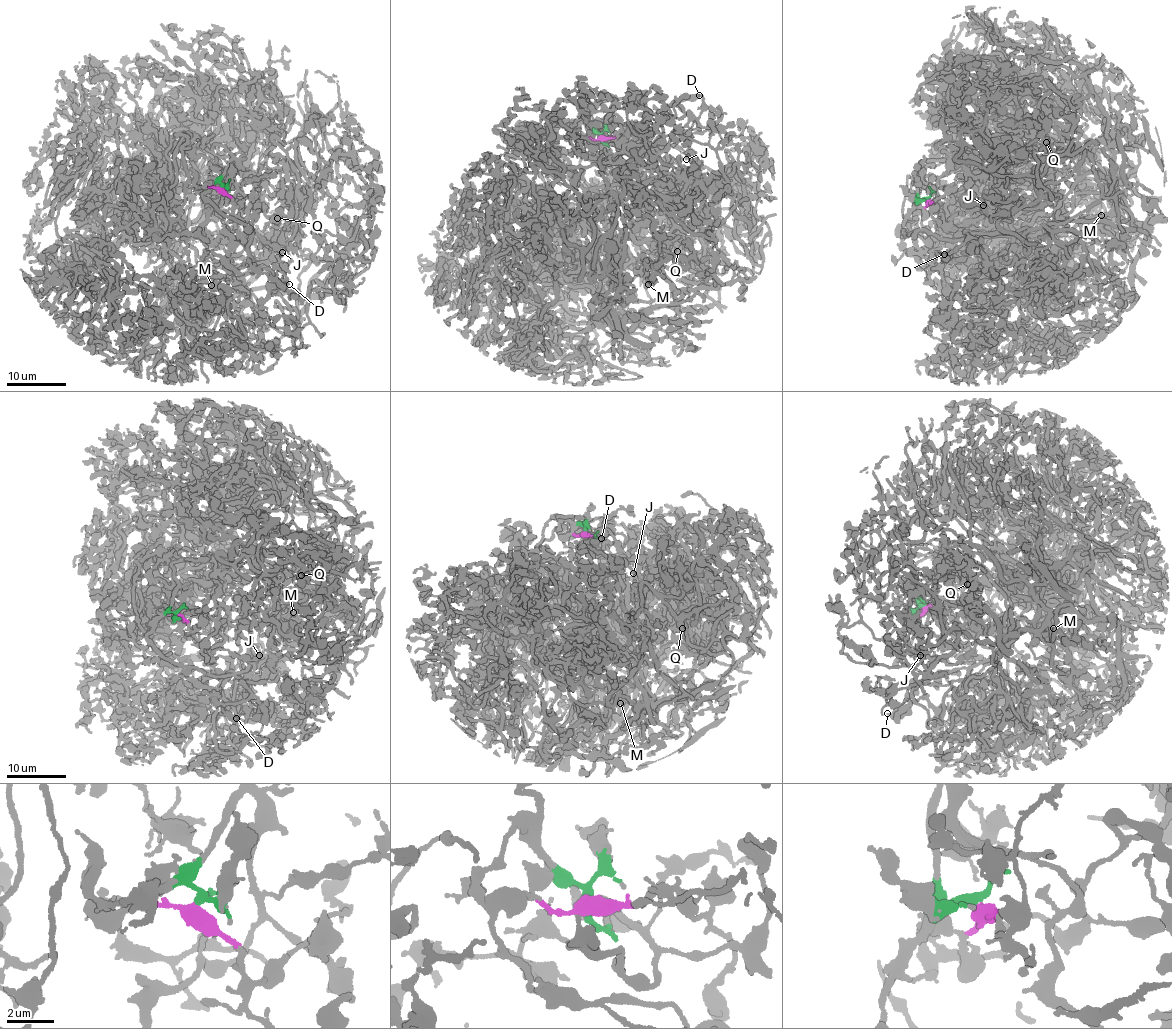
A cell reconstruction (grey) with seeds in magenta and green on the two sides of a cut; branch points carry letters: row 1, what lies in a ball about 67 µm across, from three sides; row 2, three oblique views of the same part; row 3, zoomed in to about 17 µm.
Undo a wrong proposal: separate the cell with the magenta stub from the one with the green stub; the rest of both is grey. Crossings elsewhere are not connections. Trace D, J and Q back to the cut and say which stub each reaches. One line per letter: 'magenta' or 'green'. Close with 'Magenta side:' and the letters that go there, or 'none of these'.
D: green
J: magenta
Q: magenta
Magenta side: J, Q

